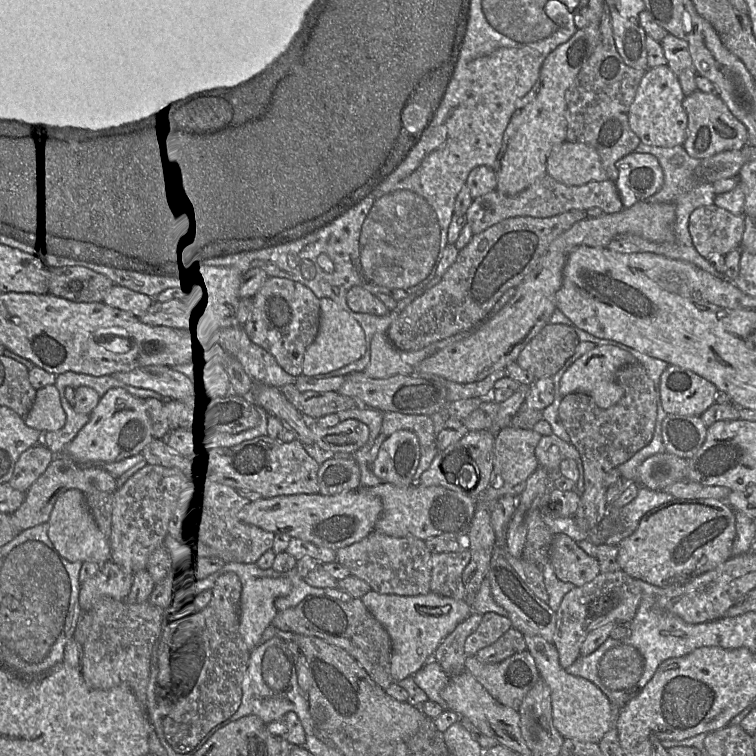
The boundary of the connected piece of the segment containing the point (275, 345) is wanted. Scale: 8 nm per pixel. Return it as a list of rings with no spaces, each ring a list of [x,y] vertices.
[[[268,277],[253,296],[253,308],[244,329],[249,339],[274,356],[290,375],[302,375],[304,355],[320,327],[320,299],[304,284],[281,277]]]

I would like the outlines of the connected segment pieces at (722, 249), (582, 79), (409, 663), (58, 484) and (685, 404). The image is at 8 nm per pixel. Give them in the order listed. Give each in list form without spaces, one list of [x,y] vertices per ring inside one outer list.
[[[716,205],[697,208],[689,219],[689,232],[697,252],[704,258],[713,254],[726,255],[734,249],[740,248],[745,231],[744,216],[734,215],[728,210]]]
[[[607,7],[600,19],[599,41],[566,93],[568,130],[566,141],[580,142],[594,147],[609,180],[616,181],[616,162],[635,151],[641,143],[628,122],[629,108],[635,98],[646,70],[635,69],[624,63],[618,53]]]
[[[370,591],[361,598],[370,613],[382,624],[392,642],[391,676],[393,682],[412,677],[433,658],[441,642],[473,612],[465,600],[455,600],[433,592],[400,596]]]
[[[55,456],[45,472],[26,492],[20,507],[12,514],[13,524],[19,532],[49,521],[57,497],[68,489],[78,489],[84,494],[116,491],[116,479],[101,467],[82,467],[65,456]]]
[[[669,365],[661,374],[660,390],[662,406],[667,414],[701,416],[716,403],[717,387],[710,381],[677,365]]]

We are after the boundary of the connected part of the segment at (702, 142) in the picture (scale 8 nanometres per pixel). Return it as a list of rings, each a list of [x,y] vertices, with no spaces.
[[[700,90],[685,96],[683,107],[688,116],[687,138],[683,147],[692,158],[703,160],[723,151],[741,150],[748,144],[748,131],[718,95]]]

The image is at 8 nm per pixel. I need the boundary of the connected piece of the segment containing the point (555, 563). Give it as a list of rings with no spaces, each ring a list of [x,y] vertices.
[[[566,534],[553,537],[550,548],[550,563],[557,578],[580,587],[600,574],[596,558],[588,555]]]

